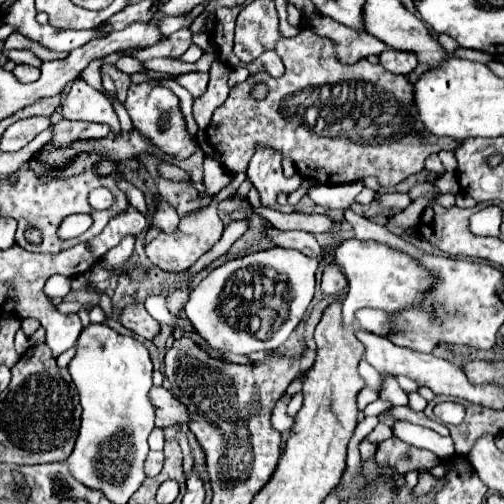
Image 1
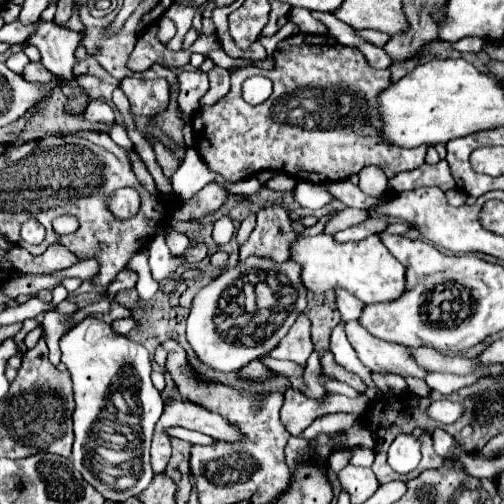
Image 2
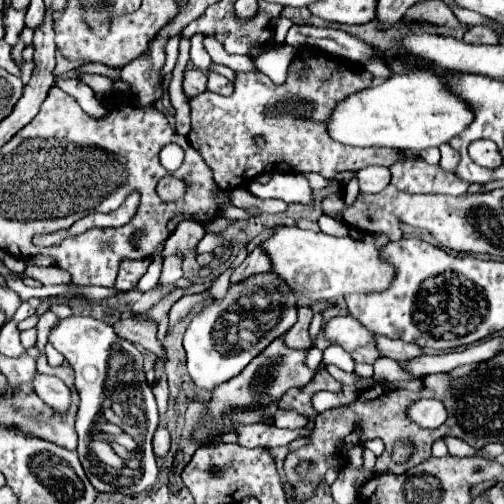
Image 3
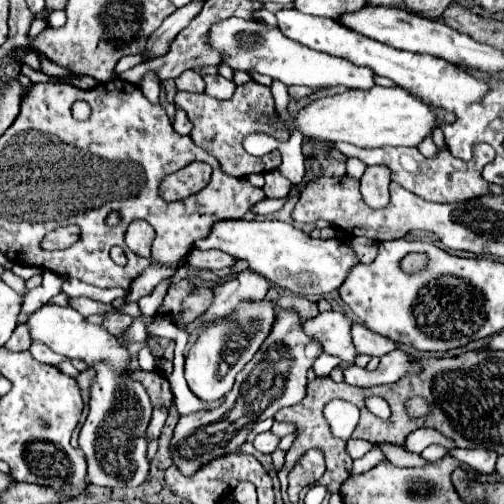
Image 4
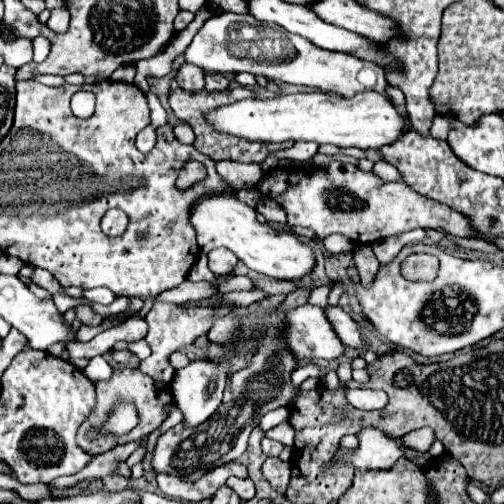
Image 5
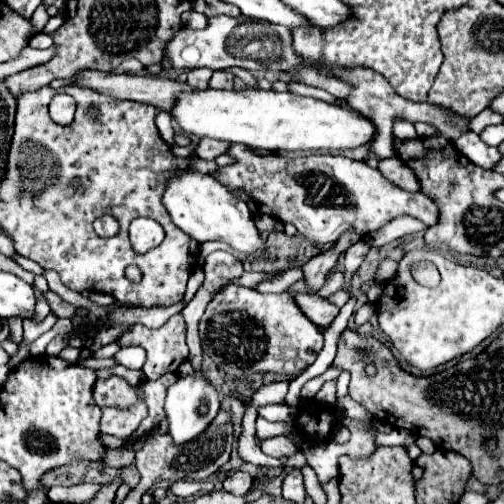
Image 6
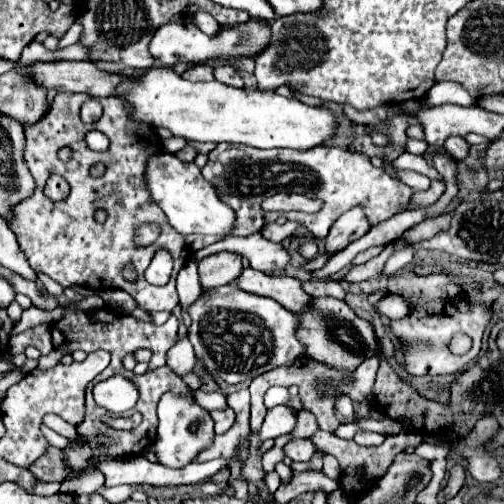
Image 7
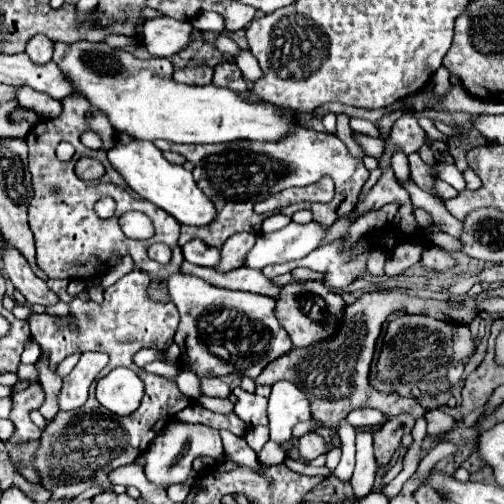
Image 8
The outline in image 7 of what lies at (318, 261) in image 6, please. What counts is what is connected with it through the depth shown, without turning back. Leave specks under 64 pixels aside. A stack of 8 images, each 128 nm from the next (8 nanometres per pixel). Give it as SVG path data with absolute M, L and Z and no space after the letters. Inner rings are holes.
M352 208L344 216L338 218L338 222L330 228L330 234L326 236L326 252L336 254L344 250L350 242L362 238L370 230L368 220L364 220L364 212L360 208Z

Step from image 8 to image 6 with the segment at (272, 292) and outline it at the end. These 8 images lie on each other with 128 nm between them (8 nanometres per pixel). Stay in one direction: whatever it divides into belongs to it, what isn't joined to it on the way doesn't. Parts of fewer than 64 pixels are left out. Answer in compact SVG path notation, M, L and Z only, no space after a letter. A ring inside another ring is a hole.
M298 292L298 294L292 294L296 304L306 312L306 316L322 326L322 328L330 328L332 320L338 316L338 306L334 306L332 302L320 298L318 294L310 294L310 292Z

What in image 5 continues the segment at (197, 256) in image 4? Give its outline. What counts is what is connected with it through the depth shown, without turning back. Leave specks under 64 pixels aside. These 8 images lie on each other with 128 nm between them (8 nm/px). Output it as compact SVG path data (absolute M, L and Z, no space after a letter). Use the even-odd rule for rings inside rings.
M216 248L216 250L208 252L208 268L210 268L216 276L226 276L226 274L230 274L236 262L238 262L238 258L236 258L232 252L224 250L224 248Z

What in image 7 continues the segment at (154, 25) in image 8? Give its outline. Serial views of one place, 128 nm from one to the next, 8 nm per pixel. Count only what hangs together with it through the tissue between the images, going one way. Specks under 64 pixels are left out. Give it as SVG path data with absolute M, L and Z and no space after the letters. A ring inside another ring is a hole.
M246 20L242 24L236 24L232 28L220 28L218 34L206 36L198 26L194 24L166 24L164 28L158 28L152 44L150 44L150 54L160 60L164 66L172 68L176 64L204 64L214 58L256 58L260 52L264 52L270 44L270 26L266 22L258 20Z

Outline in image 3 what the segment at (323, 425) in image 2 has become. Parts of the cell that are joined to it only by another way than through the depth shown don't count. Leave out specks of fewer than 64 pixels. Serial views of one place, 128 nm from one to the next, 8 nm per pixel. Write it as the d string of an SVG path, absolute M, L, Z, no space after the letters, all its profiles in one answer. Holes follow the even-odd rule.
M234 424L230 432L234 432L238 436L238 444L246 448L286 446L296 438L312 434L312 430L280 430L276 426L264 426L264 424Z

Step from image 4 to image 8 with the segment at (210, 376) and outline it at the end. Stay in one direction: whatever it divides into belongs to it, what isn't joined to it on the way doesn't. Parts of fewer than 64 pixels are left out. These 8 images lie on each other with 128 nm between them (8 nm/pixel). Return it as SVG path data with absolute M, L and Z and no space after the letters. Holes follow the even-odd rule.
M170 420L164 430L152 440L148 452L146 452L146 468L144 474L148 476L150 482L154 484L162 484L164 488L172 486L172 484L182 484L188 480L190 472L192 472L192 462L198 456L212 456L216 460L222 458L222 438L220 432L206 426L206 424L188 424L188 422L180 422L180 420Z

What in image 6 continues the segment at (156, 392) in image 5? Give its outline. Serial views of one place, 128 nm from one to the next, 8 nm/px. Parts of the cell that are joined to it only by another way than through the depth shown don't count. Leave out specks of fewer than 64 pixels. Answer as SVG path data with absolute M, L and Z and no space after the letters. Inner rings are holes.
M142 396L132 408L102 408L102 422L100 432L116 436L120 440L128 440L140 426L140 422L148 416L148 406L144 404Z

